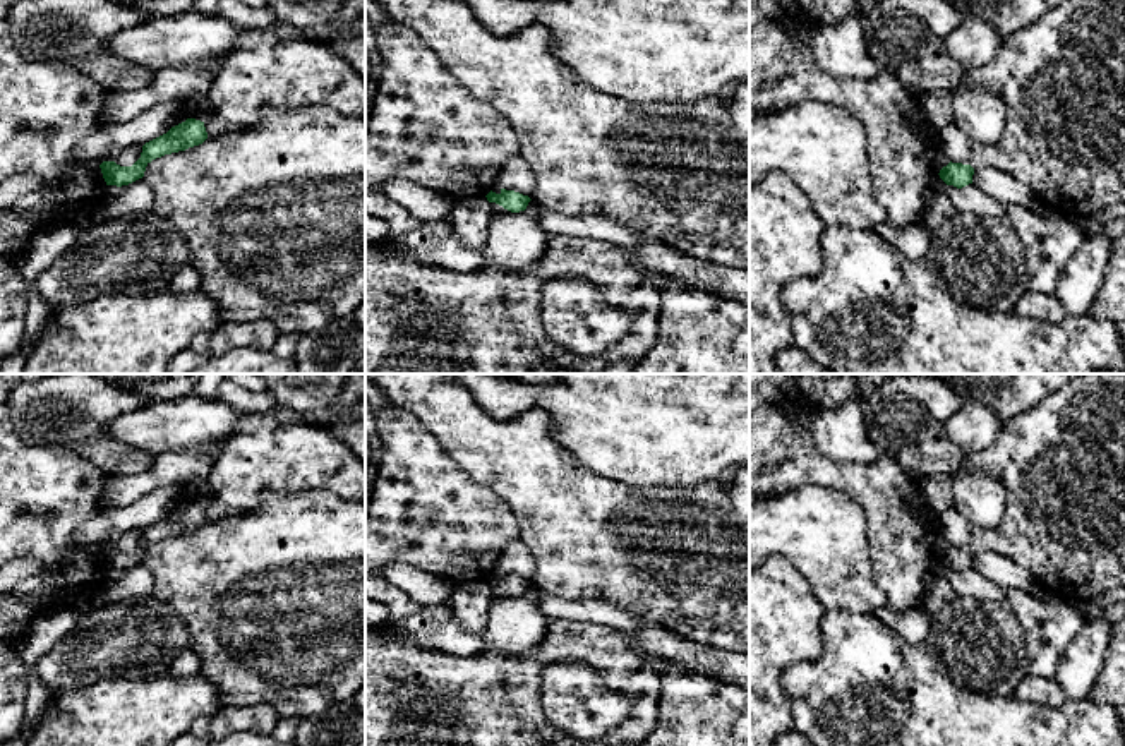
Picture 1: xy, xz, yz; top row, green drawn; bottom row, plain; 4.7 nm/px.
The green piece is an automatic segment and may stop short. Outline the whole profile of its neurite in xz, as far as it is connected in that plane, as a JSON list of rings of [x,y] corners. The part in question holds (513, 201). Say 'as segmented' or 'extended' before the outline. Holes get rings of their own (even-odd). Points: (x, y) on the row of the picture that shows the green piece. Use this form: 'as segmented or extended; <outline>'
as segmented; [[[501,189],[499,194],[490,190],[485,197],[489,202],[496,202],[511,213],[525,211],[528,202],[532,201],[528,196],[506,189]]]

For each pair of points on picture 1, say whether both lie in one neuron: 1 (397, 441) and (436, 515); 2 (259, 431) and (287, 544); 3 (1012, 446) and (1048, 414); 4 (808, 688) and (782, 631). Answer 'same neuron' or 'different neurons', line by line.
1: same neuron
2: different neurons
3: same neuron
4: different neurons

